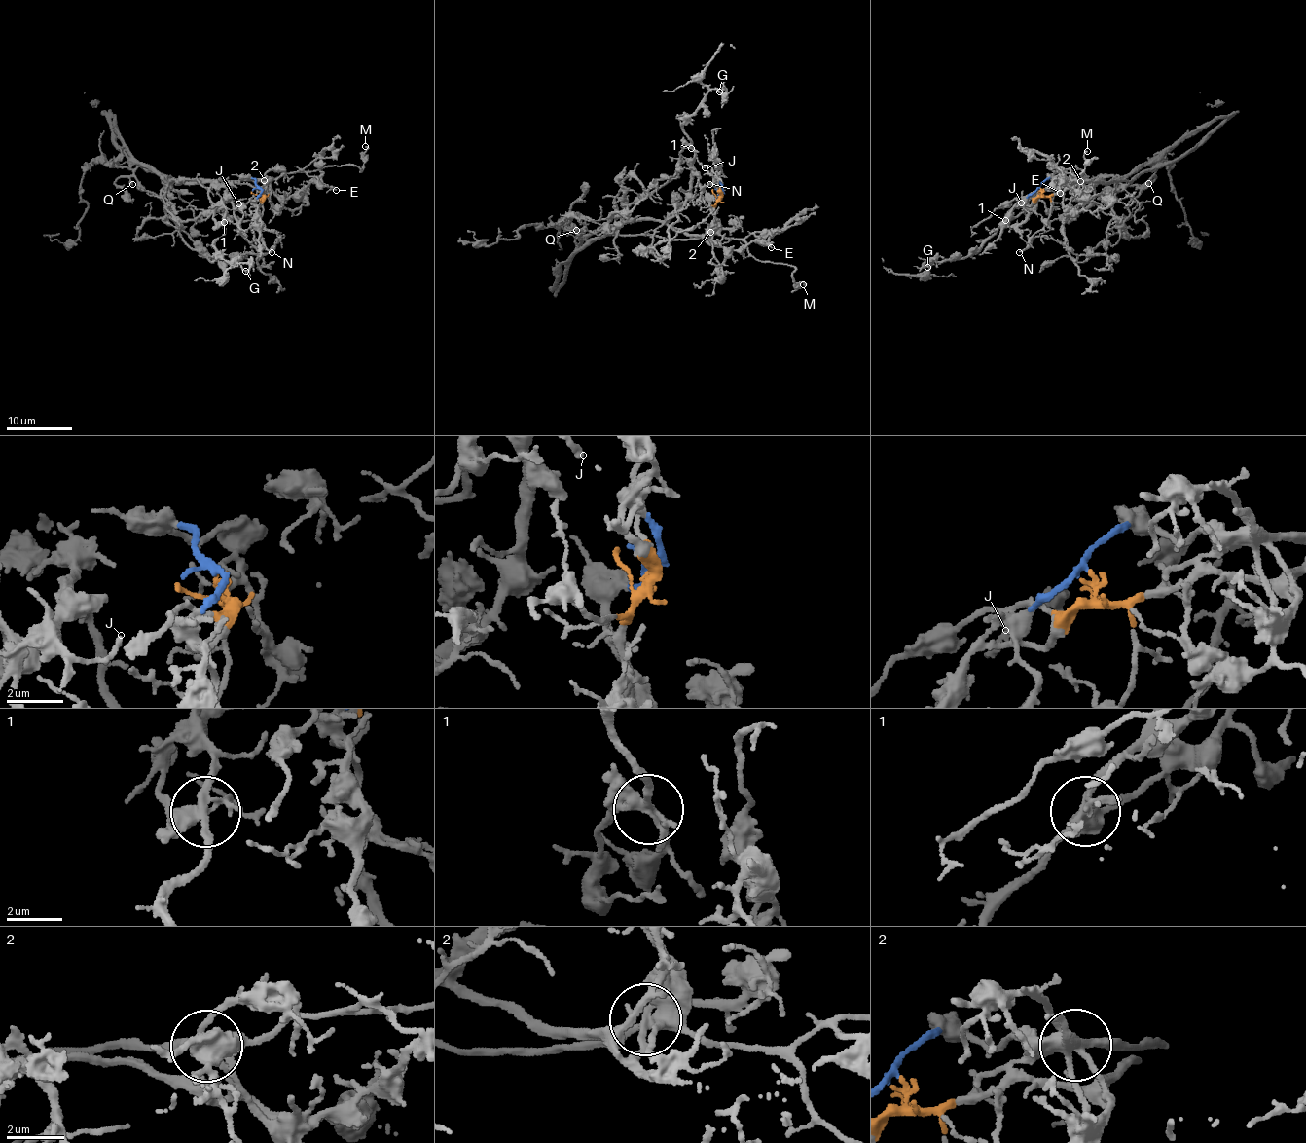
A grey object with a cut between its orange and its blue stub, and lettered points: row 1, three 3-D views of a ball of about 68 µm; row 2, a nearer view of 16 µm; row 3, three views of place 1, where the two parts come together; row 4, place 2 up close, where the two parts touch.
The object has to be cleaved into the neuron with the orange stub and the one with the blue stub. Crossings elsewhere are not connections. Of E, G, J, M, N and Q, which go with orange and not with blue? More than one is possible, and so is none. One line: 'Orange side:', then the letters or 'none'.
Orange side: E, G, J, N

